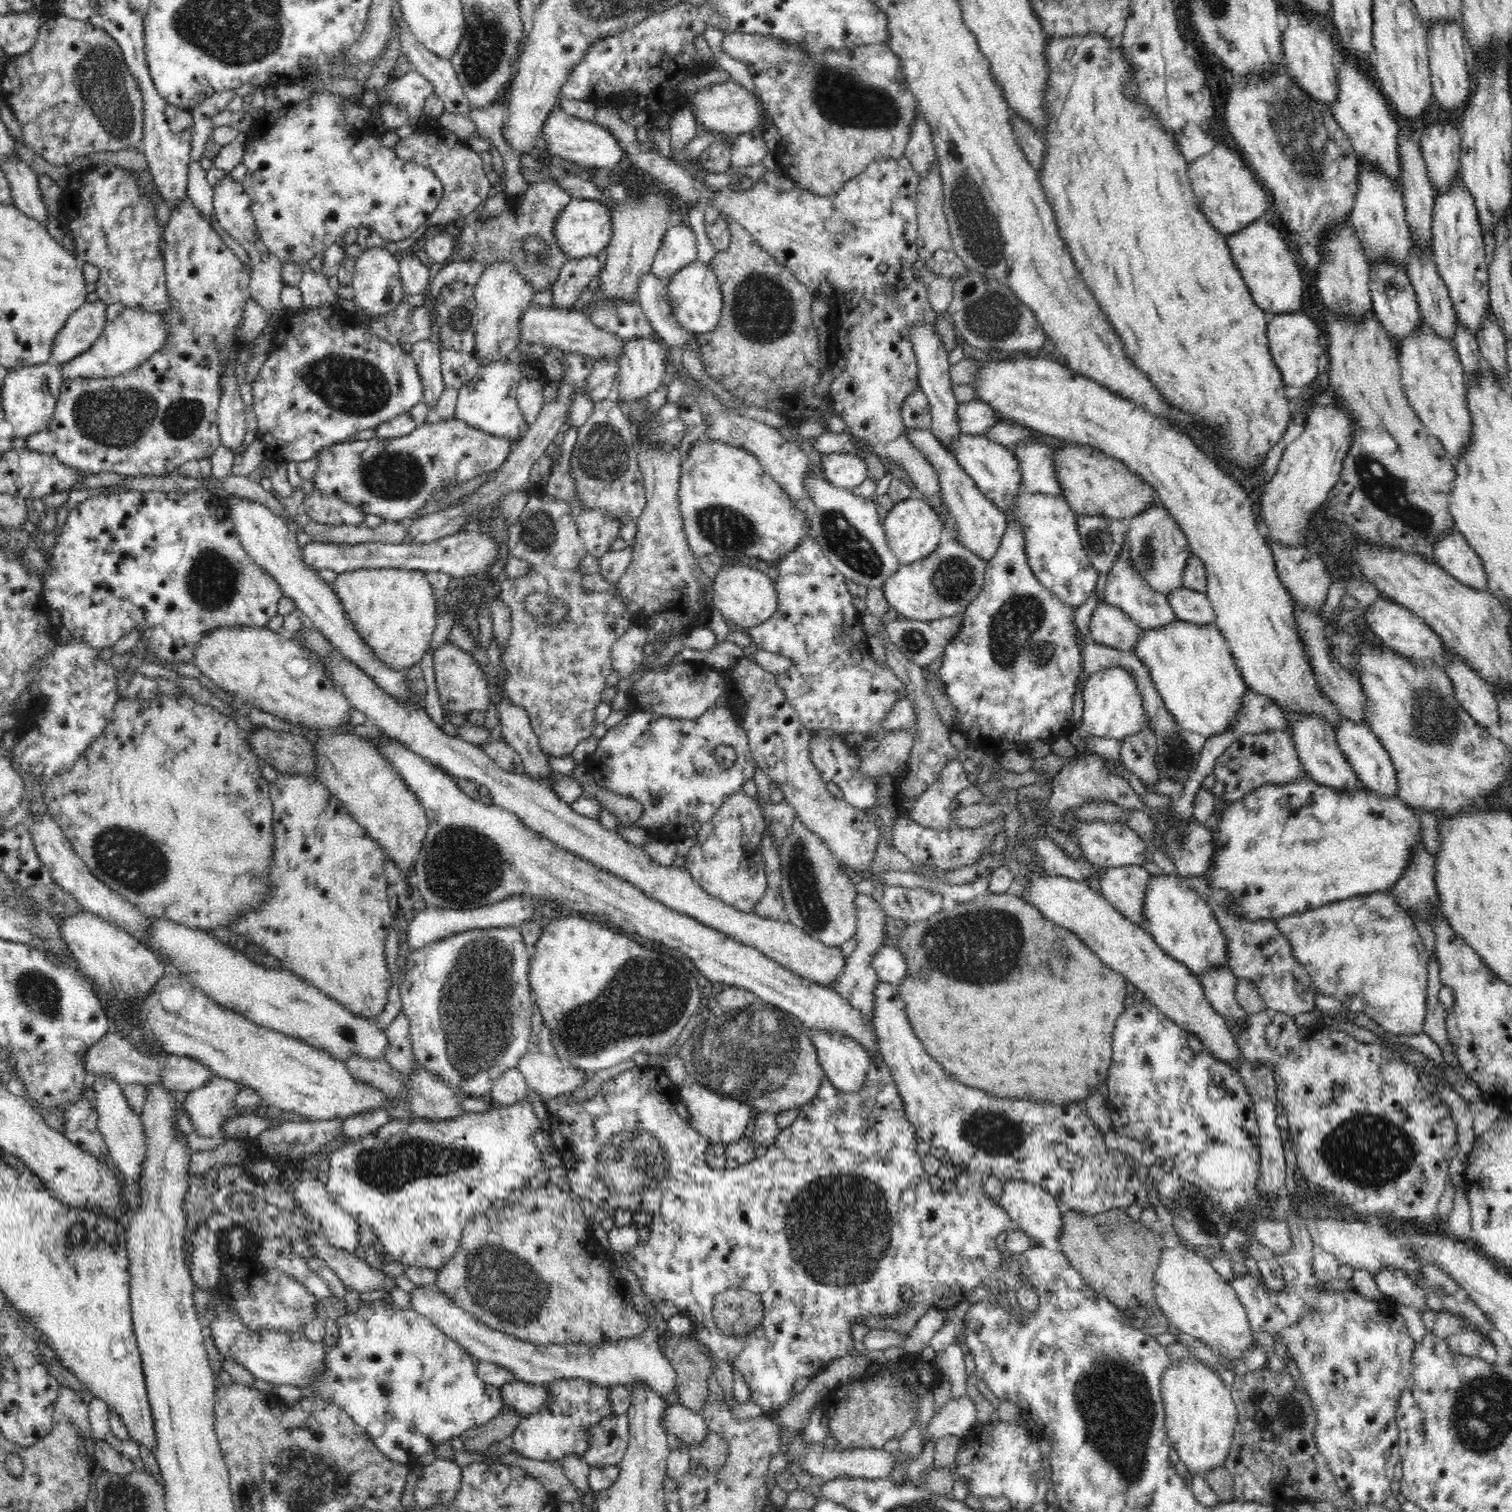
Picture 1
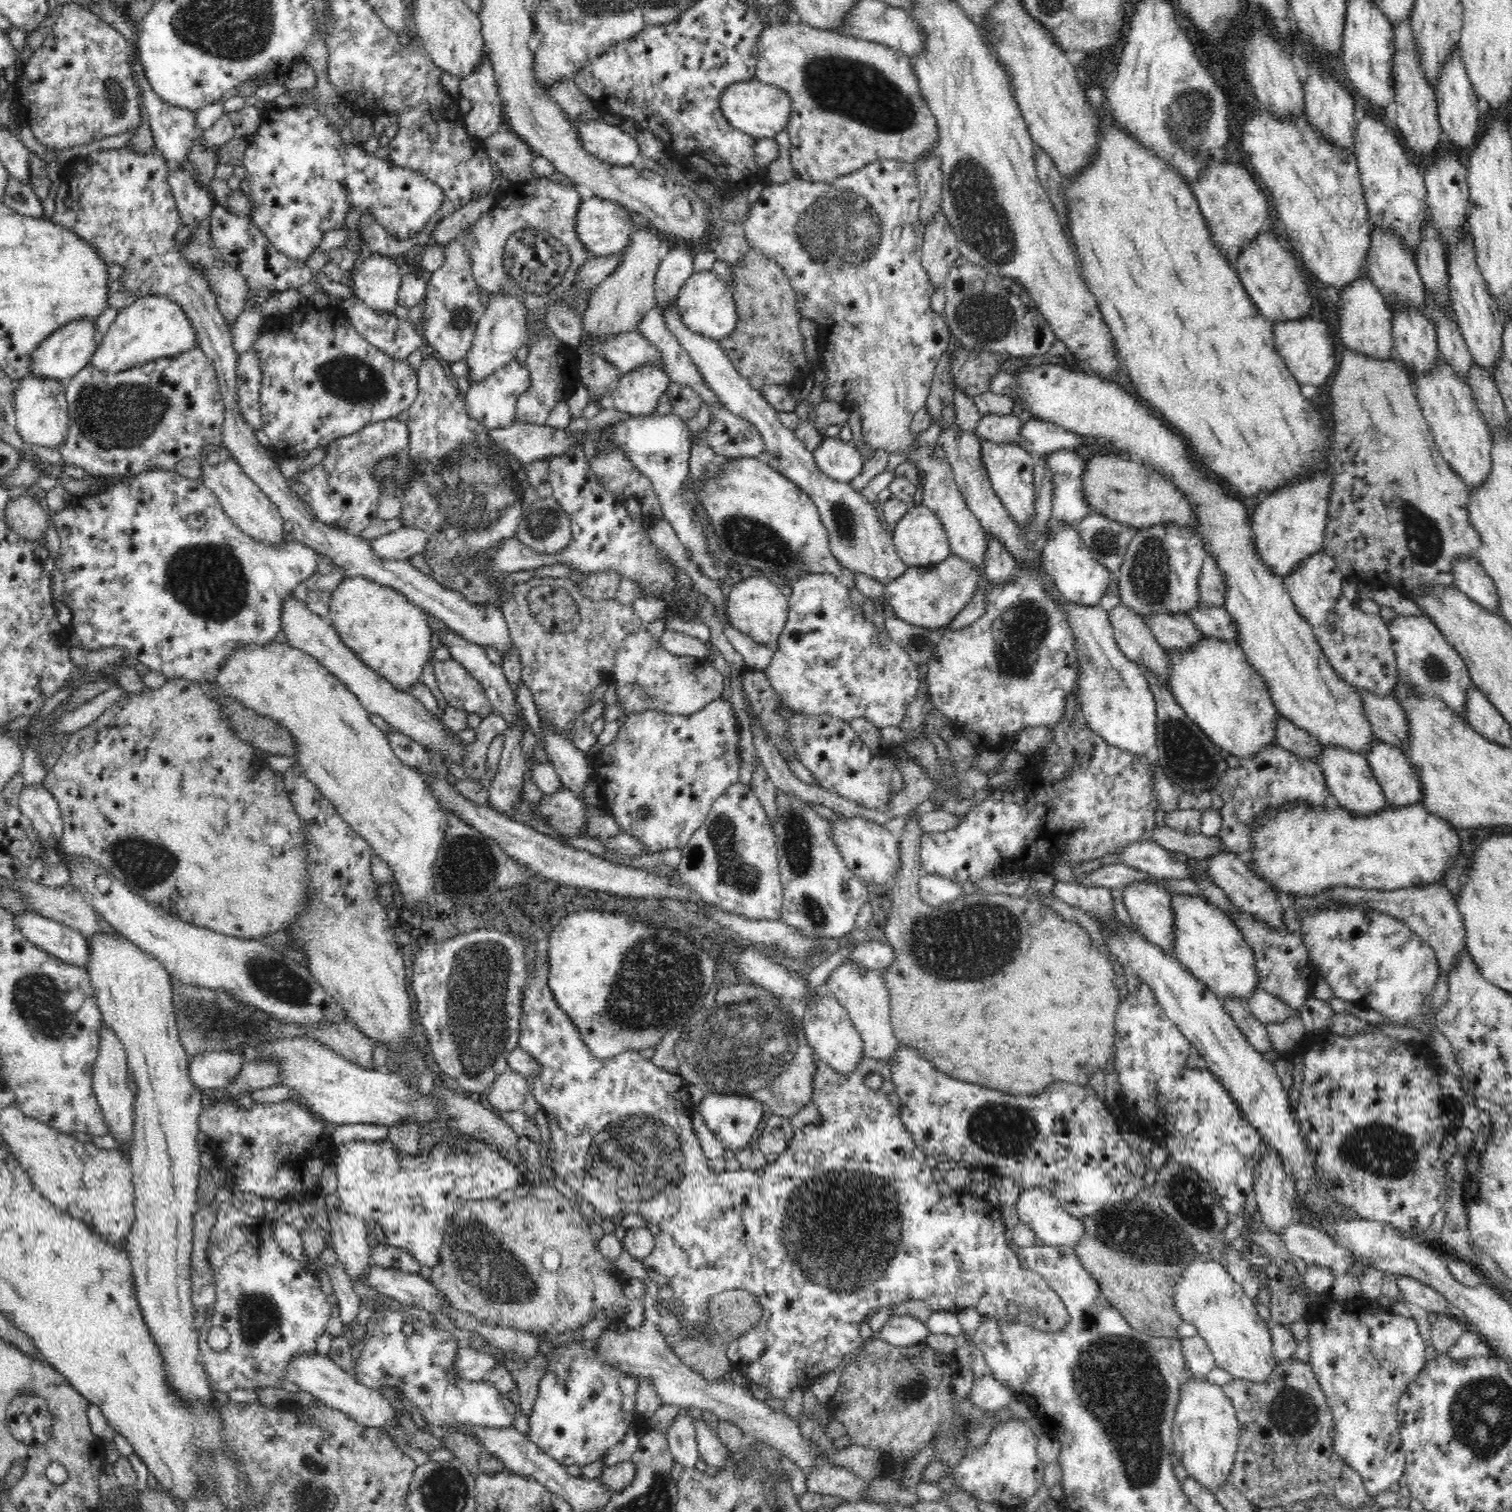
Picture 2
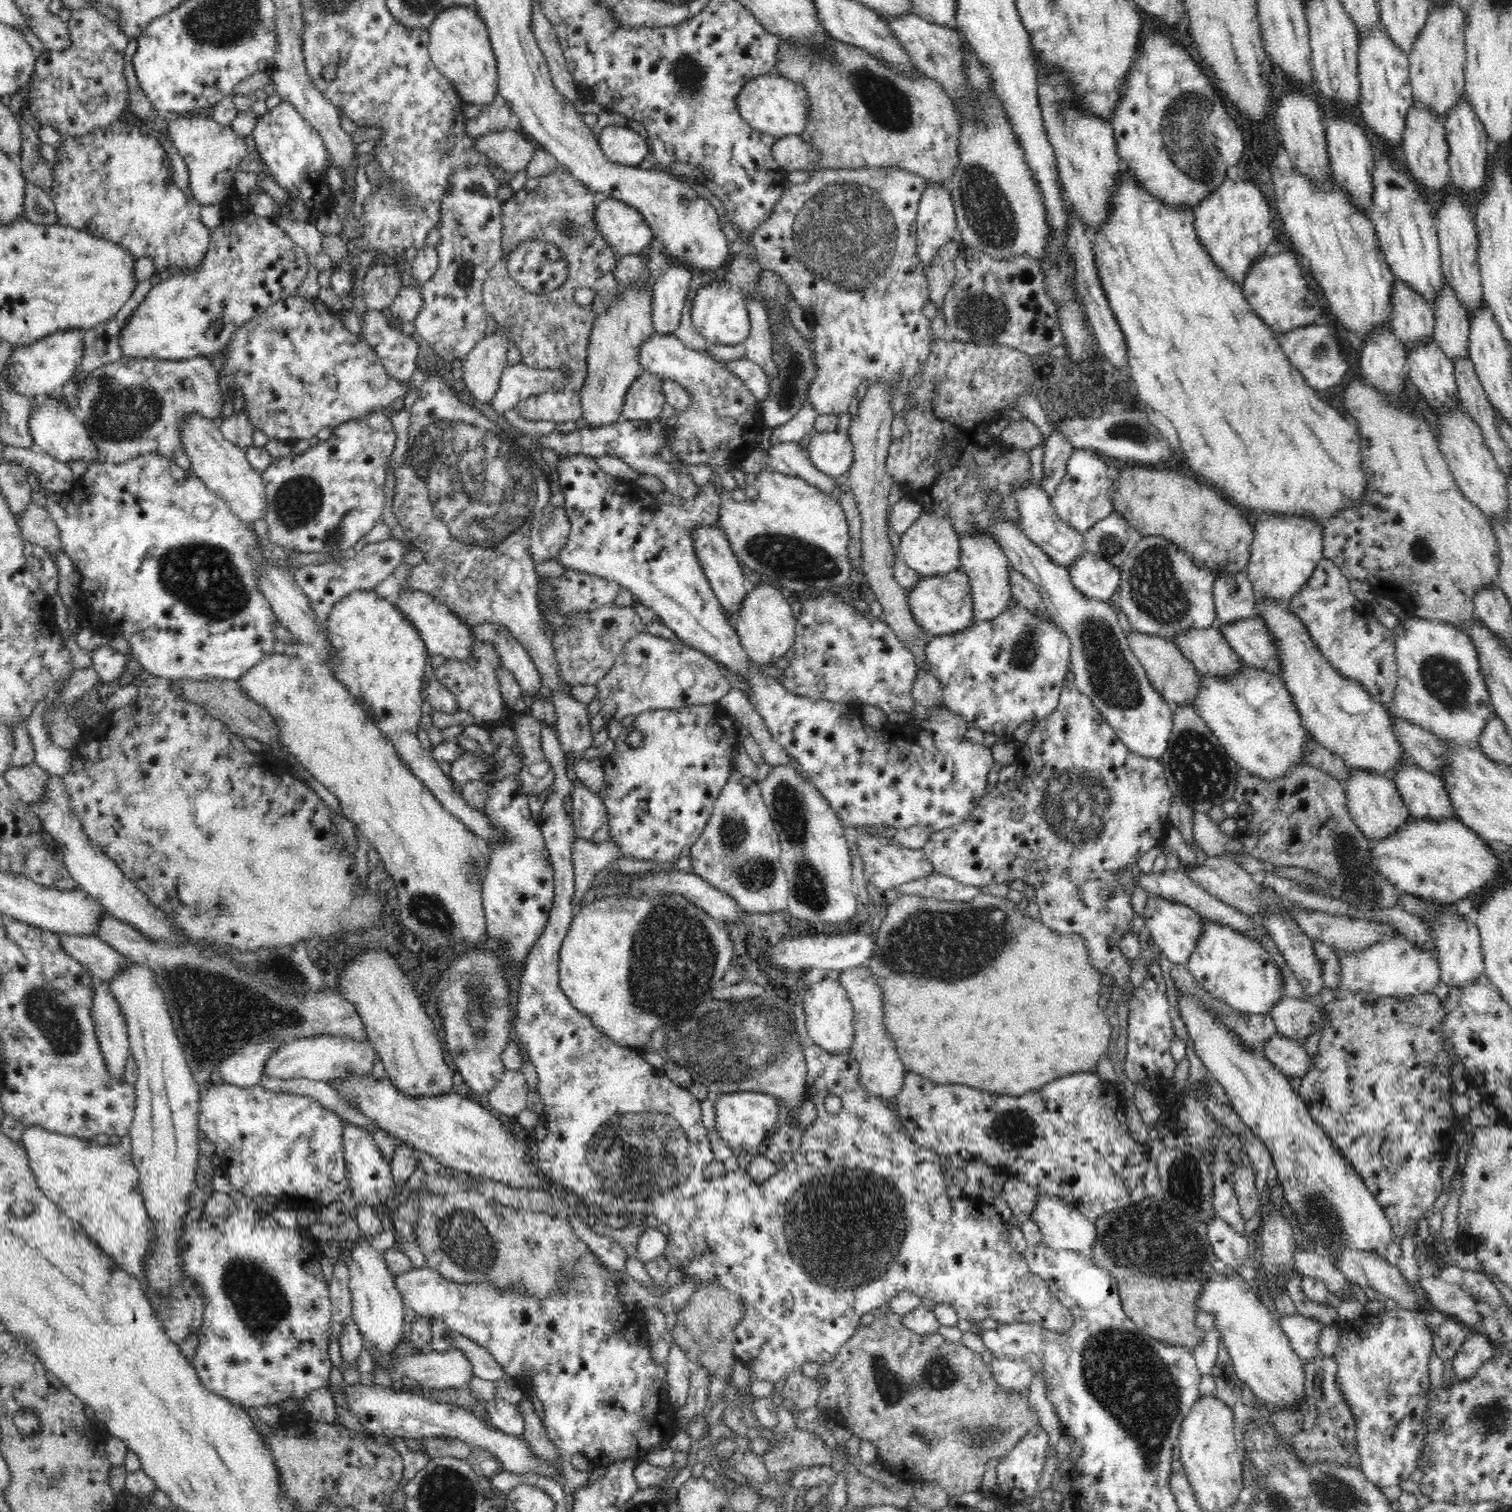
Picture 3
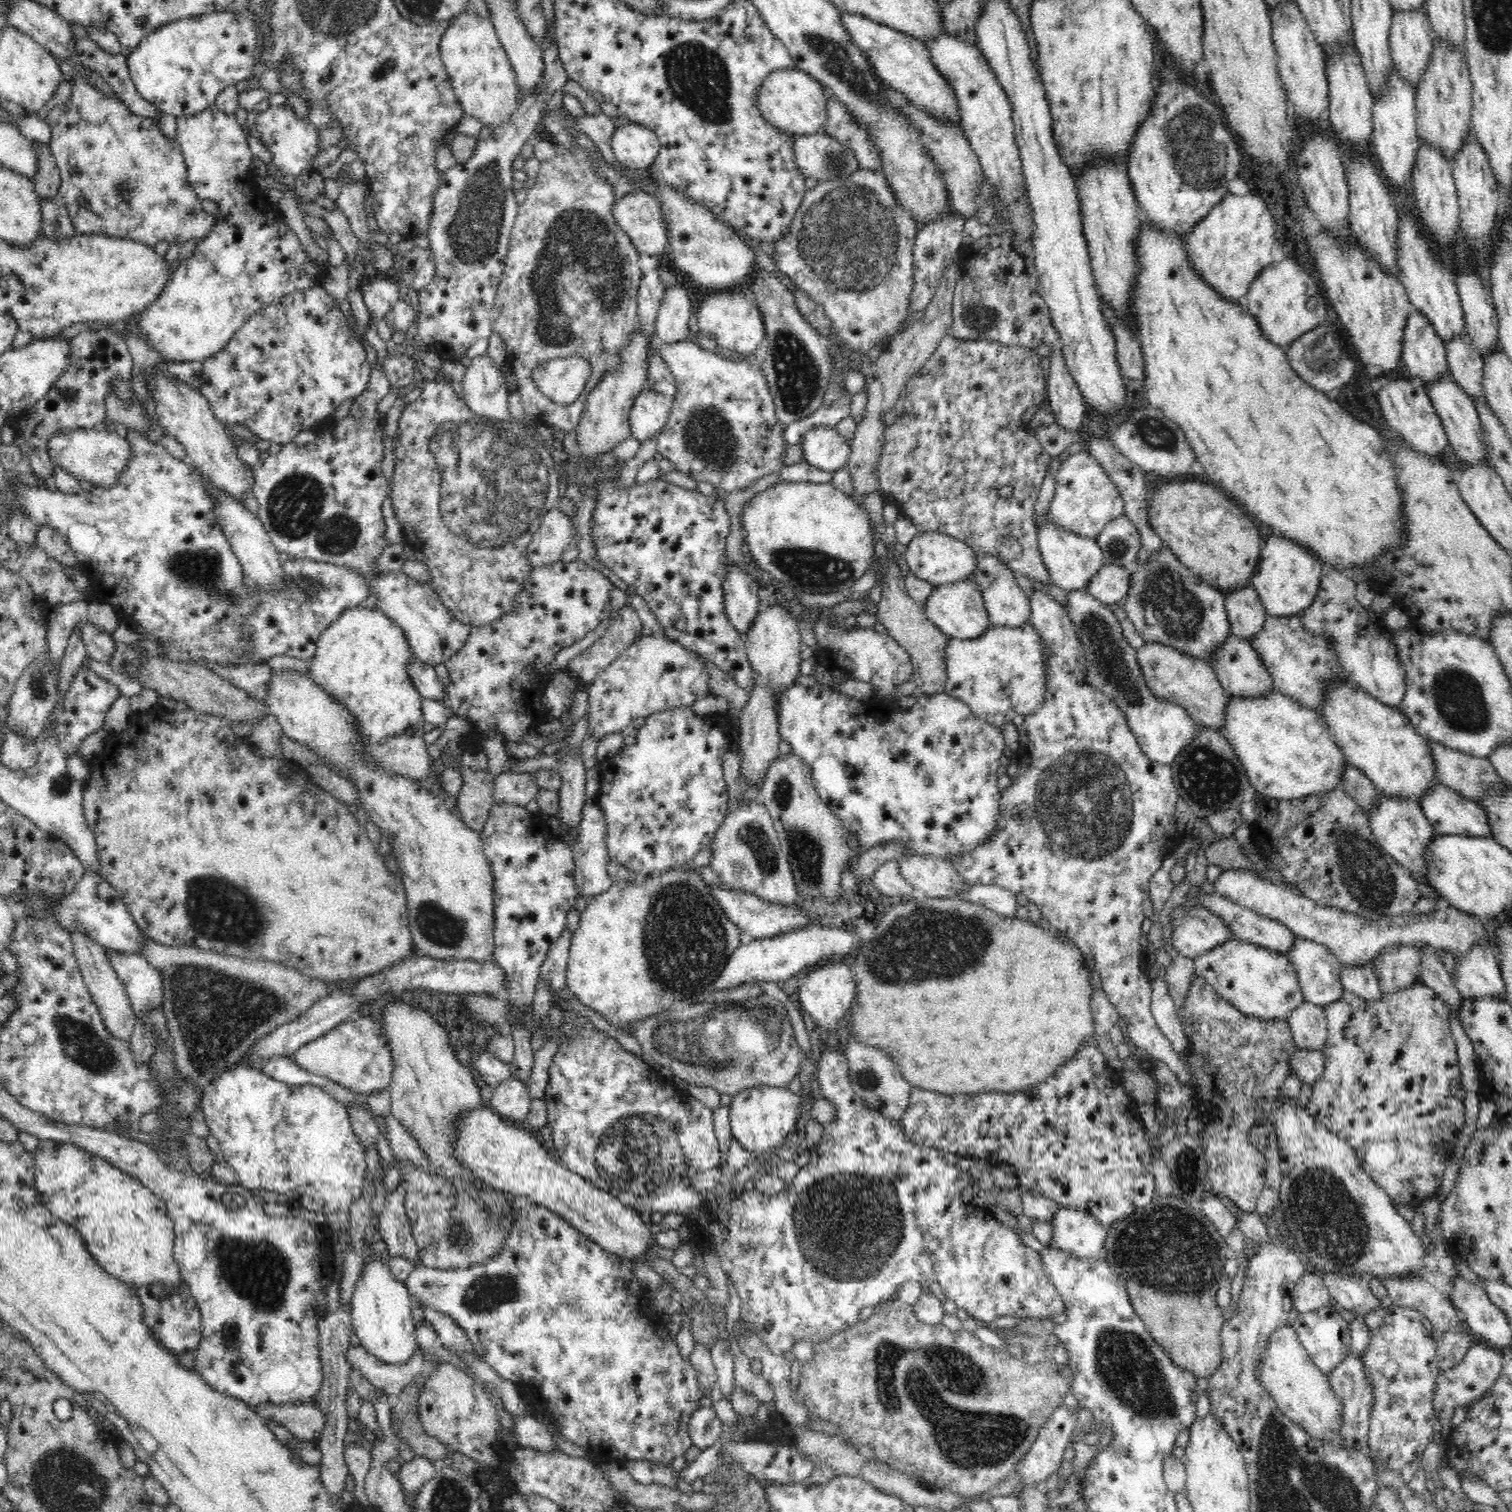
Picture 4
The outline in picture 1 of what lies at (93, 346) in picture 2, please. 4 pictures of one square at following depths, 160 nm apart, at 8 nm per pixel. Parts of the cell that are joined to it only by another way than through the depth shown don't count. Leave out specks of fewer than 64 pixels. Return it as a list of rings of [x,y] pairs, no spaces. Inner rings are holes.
[[[100,299],[94,302],[85,302],[75,310],[58,332],[50,361],[60,366],[75,356],[81,355],[89,349],[108,323],[106,320],[107,304]]]

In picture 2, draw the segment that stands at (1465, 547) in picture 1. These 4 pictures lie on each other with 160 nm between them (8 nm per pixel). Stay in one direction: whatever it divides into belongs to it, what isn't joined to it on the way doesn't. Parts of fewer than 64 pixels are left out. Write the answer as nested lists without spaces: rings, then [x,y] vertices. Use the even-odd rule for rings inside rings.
[[[1476,556],[1454,559],[1451,573],[1455,585],[1472,601],[1490,611],[1500,613],[1498,591]]]

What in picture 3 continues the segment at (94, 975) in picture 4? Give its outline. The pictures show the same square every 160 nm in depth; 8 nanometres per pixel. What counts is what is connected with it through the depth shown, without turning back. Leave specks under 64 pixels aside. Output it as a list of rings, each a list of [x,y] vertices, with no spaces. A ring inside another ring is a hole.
[[[92,978],[95,1000],[91,1010],[96,1036],[112,1080],[120,1080],[129,1056],[129,1036],[120,1005],[112,997],[106,982]]]

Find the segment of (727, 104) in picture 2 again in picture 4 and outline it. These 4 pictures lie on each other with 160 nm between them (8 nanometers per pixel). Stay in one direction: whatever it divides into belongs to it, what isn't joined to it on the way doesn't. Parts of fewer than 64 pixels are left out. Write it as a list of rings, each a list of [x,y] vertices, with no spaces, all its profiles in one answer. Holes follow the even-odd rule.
[[[795,67],[770,73],[760,85],[757,103],[763,118],[782,132],[811,135],[822,131],[827,119],[827,95],[824,86],[807,72]]]

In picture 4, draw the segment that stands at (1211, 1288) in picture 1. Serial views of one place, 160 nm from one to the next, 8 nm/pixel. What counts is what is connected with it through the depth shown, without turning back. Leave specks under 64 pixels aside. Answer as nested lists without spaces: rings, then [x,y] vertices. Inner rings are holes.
[[[1290,1324],[1270,1333],[1266,1352],[1262,1354],[1256,1368],[1256,1377],[1260,1385],[1270,1393],[1283,1415],[1300,1425],[1308,1435],[1324,1443],[1343,1446],[1339,1426],[1342,1424],[1344,1405],[1328,1385],[1328,1376],[1313,1364]]]

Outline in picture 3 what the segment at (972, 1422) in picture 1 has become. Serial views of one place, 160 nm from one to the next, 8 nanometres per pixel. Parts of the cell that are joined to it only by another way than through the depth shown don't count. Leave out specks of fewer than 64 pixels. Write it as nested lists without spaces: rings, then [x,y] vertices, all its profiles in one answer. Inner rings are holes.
[[[992,1359],[994,1383],[1006,1391],[1020,1392],[1028,1389],[1034,1377],[1026,1360]]]

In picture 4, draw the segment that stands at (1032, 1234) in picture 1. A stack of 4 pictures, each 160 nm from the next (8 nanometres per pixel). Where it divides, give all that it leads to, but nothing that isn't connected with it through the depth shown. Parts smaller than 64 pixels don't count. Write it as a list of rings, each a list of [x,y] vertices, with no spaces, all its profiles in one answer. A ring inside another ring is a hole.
[[[1061,1206],[1051,1220],[1050,1247],[1071,1253],[1079,1259],[1098,1258],[1106,1242],[1107,1228],[1093,1216],[1074,1207]]]

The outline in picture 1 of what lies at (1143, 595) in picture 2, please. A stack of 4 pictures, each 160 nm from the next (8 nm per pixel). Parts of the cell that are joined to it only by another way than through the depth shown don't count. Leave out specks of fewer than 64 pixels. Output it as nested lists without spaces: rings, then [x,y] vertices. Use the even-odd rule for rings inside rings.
[[[1160,501],[1152,503],[1146,512],[1140,512],[1130,521],[1126,545],[1130,549],[1130,563],[1156,591],[1169,595],[1183,586],[1182,573],[1187,558],[1192,554],[1186,535]]]

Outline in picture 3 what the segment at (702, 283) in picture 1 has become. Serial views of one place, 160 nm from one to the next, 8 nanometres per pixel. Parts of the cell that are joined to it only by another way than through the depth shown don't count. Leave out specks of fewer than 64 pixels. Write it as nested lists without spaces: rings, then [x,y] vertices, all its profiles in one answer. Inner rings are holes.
[[[712,279],[697,290],[690,309],[692,324],[709,343],[735,345],[746,340],[751,331],[751,320],[740,288]]]

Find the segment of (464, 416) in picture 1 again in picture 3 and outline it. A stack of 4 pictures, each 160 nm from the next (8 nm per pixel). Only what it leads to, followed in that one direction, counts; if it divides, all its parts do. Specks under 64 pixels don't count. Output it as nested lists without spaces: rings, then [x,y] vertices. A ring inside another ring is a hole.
[[[523,362],[507,365],[500,376],[500,388],[494,396],[492,408],[496,414],[504,417],[522,400],[548,390],[562,390],[566,384],[568,374],[565,370],[530,368]]]

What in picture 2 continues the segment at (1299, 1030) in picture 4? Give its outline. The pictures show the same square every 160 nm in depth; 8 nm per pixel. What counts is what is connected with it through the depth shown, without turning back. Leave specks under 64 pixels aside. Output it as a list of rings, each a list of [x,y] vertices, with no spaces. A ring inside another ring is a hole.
[[[1254,989],[1253,991],[1246,1005],[1249,1011],[1265,1025],[1269,1022],[1284,1022],[1284,1020],[1291,1016],[1300,1016],[1298,1011],[1290,1009],[1288,1005],[1284,1005],[1282,1001],[1265,992],[1265,990]]]

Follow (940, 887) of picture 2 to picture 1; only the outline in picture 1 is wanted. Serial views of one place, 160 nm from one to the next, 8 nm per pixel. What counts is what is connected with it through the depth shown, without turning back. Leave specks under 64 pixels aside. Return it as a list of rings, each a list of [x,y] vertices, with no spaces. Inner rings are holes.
[[[885,886],[881,902],[887,916],[910,925],[936,916],[942,911],[944,897],[924,888]]]

